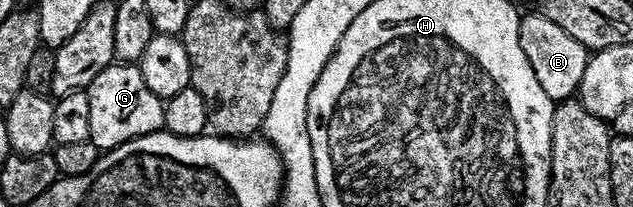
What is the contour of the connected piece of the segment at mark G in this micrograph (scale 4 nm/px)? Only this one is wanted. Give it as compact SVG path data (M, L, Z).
M112 64L108 68L104 68L104 72L100 72L96 76L96 80L92 80L92 84L86 87L85 91L91 115L89 141L96 144L99 152L111 150L128 140L139 138L145 134L159 133L165 127L164 112L166 108L163 99L158 98L156 92L152 92L152 88L148 88L148 84L144 84L144 76L137 65Z

